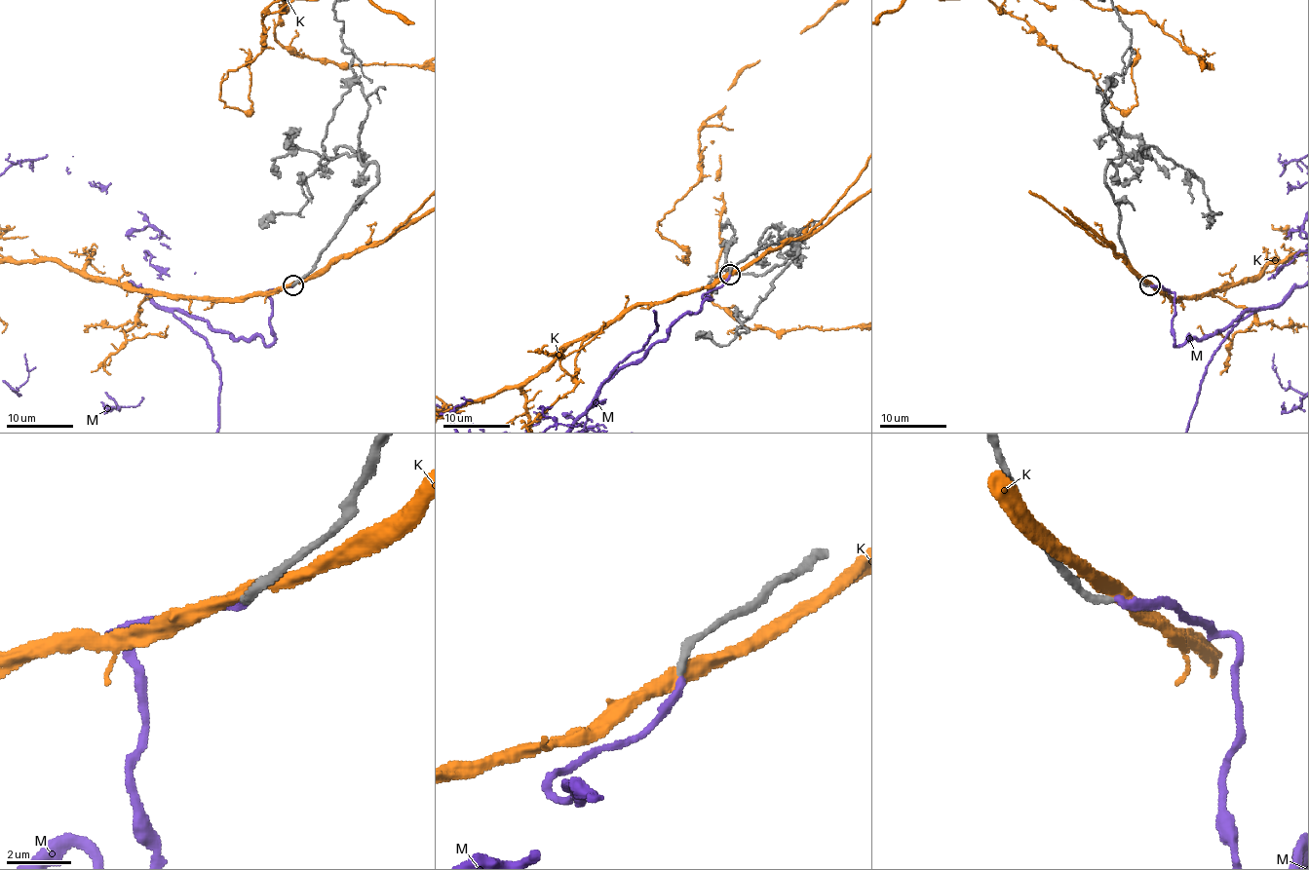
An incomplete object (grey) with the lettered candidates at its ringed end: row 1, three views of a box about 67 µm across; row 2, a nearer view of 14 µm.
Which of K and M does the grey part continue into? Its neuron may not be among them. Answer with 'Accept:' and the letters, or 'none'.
Accept: M

